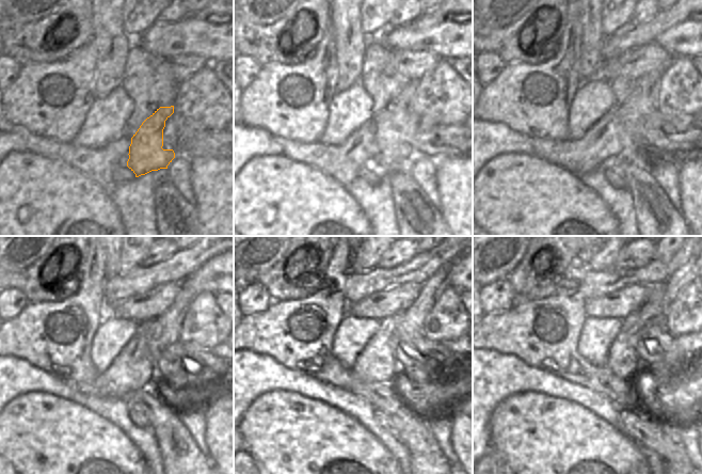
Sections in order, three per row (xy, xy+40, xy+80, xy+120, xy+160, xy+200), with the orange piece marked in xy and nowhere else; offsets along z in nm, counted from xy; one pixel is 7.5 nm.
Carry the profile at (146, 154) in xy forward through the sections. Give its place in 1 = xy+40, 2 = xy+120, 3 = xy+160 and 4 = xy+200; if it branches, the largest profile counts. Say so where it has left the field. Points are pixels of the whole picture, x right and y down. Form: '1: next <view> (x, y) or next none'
1: next xy+40 (389, 122)
2: next xy+120 (156, 330)
3: next xy+160 (395, 327)
4: next xy+200 (688, 272)

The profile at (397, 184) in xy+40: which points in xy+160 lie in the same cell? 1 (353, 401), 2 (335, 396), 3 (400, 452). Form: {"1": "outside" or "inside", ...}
{"1": "outside", "2": "outside", "3": "outside"}

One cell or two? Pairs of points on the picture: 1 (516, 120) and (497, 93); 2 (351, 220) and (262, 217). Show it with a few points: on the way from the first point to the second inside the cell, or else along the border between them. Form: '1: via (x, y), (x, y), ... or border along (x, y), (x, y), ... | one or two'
1: via (516, 113), (504, 99) | one
2: via (329, 219), (293, 219), (285, 217) | one

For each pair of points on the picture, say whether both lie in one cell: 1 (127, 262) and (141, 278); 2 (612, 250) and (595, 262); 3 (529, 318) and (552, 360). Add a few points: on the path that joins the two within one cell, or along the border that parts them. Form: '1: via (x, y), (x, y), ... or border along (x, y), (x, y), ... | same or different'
1: border along (140, 265), (121, 273) | different
2: via (608, 251), (600, 259) | same
3: via (529, 329), (528, 333), (544, 349) | same

